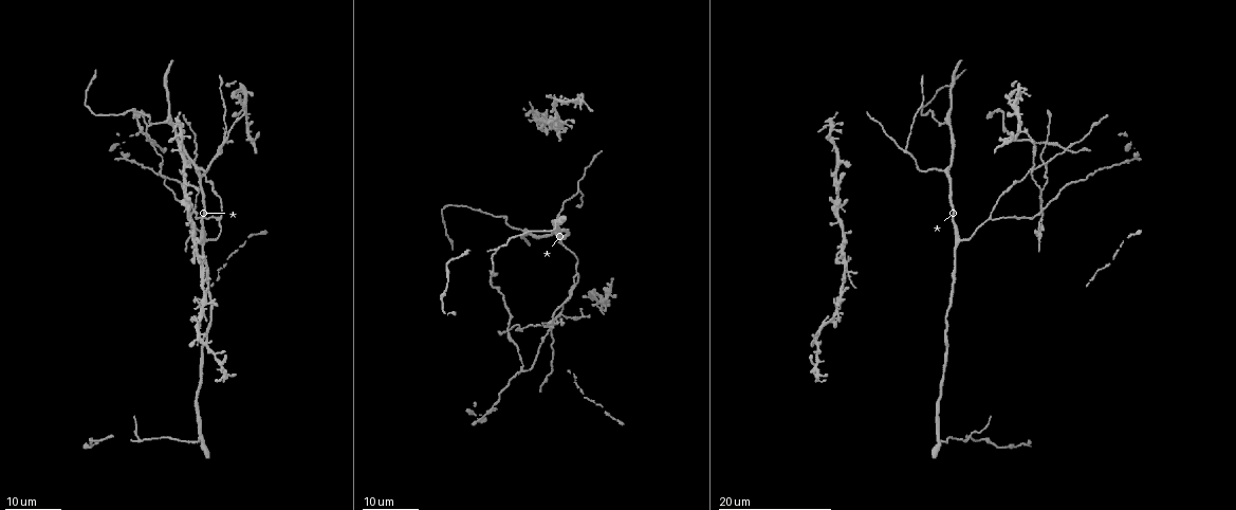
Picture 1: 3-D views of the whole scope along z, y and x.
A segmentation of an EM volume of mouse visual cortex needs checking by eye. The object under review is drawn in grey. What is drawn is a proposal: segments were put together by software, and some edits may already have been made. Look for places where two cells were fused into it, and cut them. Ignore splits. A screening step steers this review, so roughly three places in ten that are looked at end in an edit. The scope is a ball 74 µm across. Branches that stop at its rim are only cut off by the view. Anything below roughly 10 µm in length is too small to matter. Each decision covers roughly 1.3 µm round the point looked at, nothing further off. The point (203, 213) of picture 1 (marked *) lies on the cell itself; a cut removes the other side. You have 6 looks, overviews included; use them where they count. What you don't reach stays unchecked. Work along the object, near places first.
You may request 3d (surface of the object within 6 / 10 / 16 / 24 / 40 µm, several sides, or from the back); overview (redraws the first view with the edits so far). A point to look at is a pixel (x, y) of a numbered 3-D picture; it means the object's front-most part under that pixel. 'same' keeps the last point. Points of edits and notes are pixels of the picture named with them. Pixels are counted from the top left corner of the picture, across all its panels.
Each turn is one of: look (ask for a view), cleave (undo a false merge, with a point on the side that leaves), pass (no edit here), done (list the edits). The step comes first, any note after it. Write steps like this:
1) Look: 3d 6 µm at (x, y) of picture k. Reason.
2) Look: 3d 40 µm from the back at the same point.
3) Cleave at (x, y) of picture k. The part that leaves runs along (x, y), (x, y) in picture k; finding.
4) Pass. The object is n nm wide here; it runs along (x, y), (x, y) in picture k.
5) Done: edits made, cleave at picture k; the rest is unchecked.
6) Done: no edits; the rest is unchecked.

Look: 3d 24 µm at (959, 239) of picture 1. Arms part here.

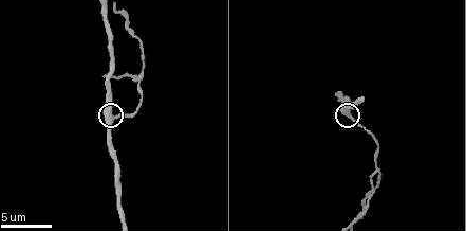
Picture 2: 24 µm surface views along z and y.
Look: 3d 6 µm at (351, 116) of picture 2.

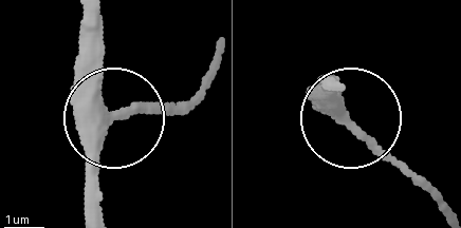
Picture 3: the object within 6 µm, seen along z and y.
Look: 3d 6 µm from the back at (343, 116) of picture 3.

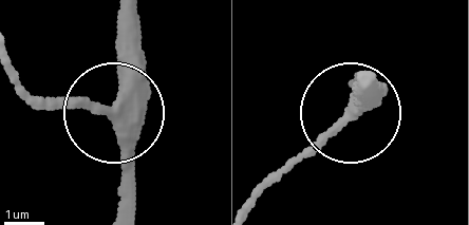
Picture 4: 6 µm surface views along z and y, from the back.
Pass. The object is 320 nm wide here; all the same cell.

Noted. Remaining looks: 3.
Look: 3d 24 µm at (194, 212) of picture 1. Four or more arms meet.

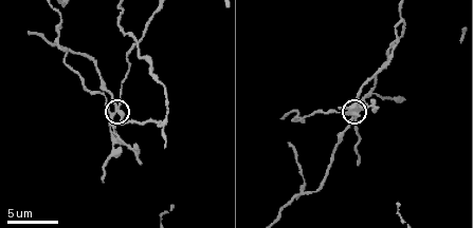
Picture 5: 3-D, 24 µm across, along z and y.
Look: 3d 6 µm at (116, 109) of picture 5.

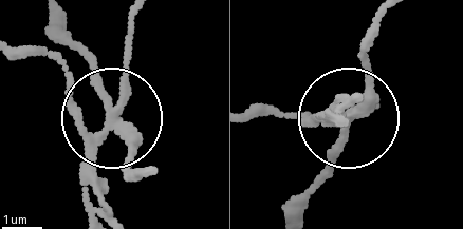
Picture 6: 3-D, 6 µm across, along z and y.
Cleave at (85, 173) of picture 6. The part that leaves runs along (108, 119), (88, 126), (57, 65), (17, 52) in picture 6; two cells meet here.

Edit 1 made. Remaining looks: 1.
Look: 3d 10 µm at (400, 21) of picture 5. Arms part here.

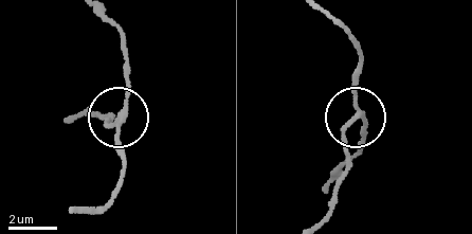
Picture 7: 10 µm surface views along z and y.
Pass. The side arm is 35 µm long; it runs along (83, 211), (107, 199), (126, 163), (120, 118), (126, 49) in picture 7; continuous, no second cell.

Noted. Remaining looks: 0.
Done: edits made, cleave at picture 6; the rest is unchecked.

